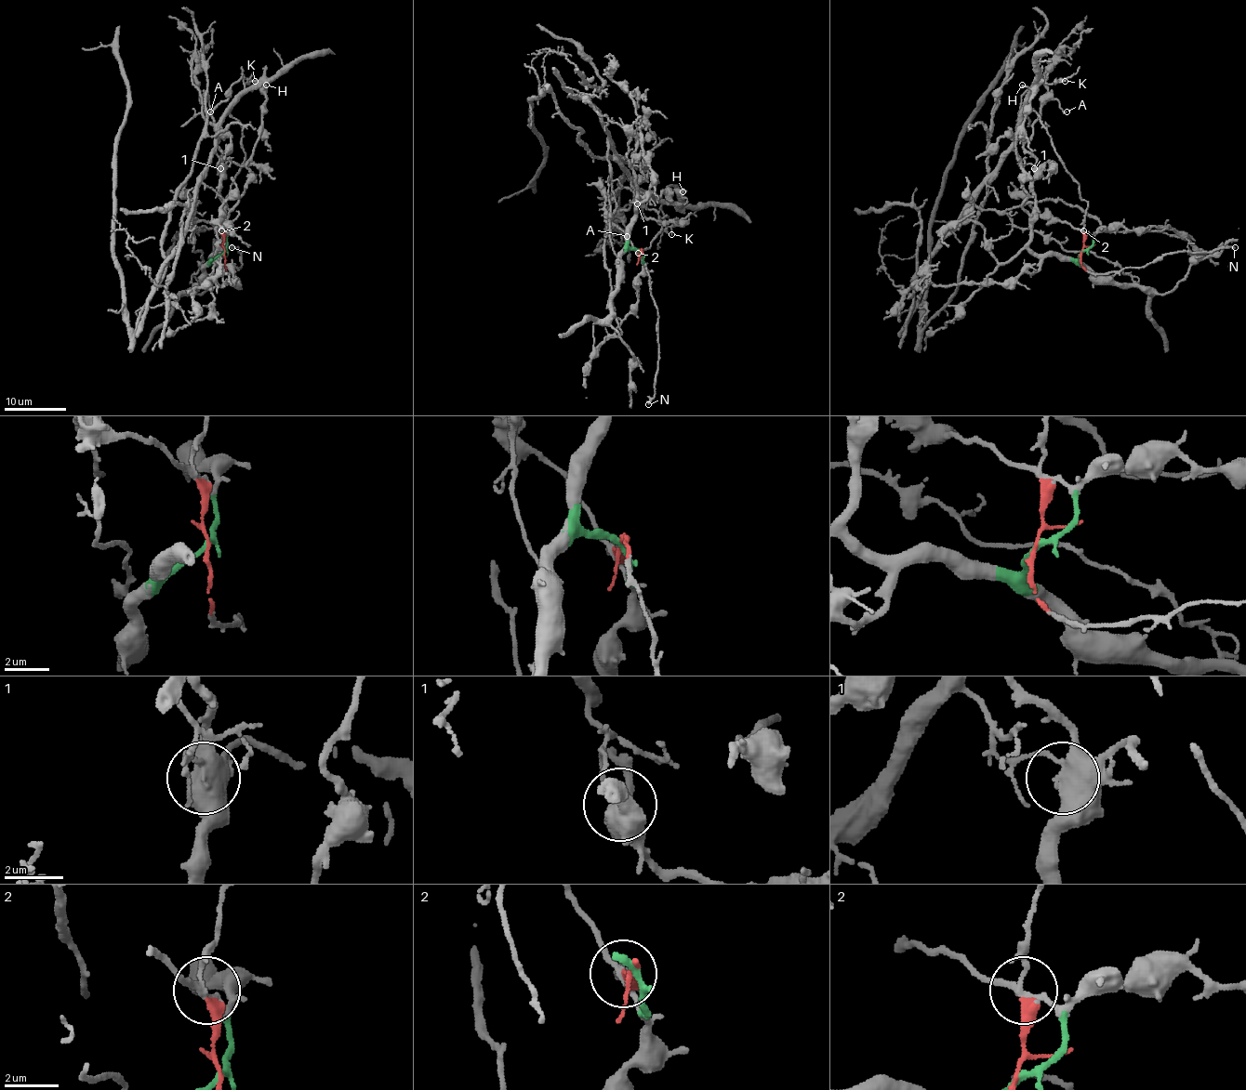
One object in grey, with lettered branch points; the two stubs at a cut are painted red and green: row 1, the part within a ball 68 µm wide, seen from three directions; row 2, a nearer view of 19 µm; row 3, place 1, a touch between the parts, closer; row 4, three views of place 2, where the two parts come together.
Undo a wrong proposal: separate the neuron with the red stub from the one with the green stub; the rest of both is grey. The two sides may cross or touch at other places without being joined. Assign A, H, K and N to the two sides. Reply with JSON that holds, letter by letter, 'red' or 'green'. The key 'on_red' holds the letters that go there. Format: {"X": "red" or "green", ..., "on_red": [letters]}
{"A": "green", "H": "green", "K": "red", "N": "red", "on_red": ["K", "N"]}

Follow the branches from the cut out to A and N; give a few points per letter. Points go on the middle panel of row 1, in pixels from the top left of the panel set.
A: (640, 252), (629, 245), (629, 229), (638, 199), (638, 204), (633, 192), (633, 202), (621, 211), (628, 236)
N: (640, 252), (657, 314), (658, 370), (654, 398), (648, 404)

